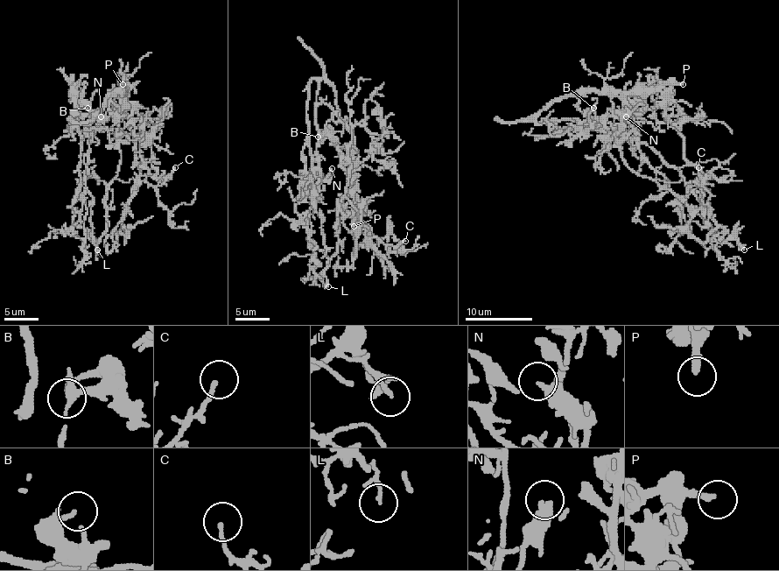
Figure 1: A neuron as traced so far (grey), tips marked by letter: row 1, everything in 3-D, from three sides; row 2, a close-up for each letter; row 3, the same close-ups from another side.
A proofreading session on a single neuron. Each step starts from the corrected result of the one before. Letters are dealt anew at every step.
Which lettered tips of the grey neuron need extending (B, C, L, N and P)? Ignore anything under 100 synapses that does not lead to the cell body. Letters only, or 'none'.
P

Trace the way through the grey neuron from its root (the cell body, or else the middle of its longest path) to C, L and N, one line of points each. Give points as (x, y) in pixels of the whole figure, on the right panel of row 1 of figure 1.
C: (566, 96), (659, 91), (701, 186), (698, 167)
L: (566, 96), (614, 93), (624, 103), (622, 160), (675, 193), (719, 242), (730, 238), (744, 250)
N: (566, 96), (553, 100), (536, 122), (560, 129), (608, 123), (622, 135), (635, 138), (637, 129), (626, 116)

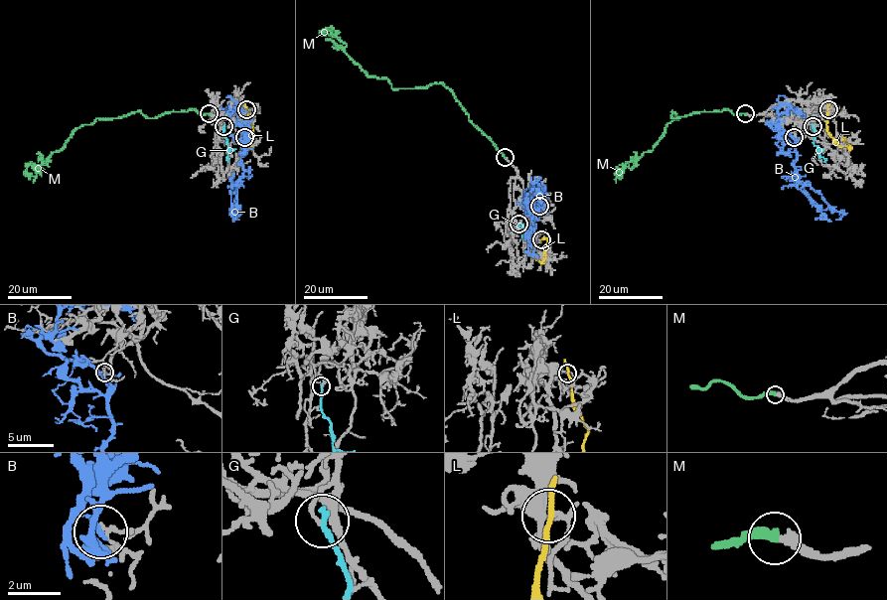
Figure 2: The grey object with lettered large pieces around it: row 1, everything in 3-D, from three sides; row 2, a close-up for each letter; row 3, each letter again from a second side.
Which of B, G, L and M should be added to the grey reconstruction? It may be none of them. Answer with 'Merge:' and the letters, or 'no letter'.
Merge: M

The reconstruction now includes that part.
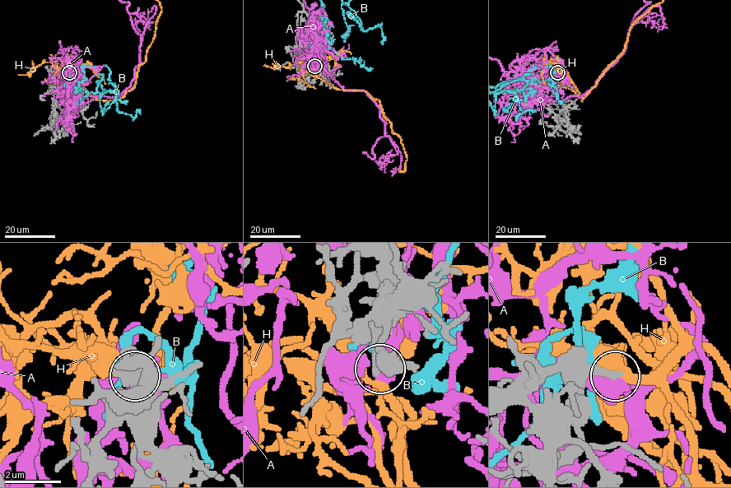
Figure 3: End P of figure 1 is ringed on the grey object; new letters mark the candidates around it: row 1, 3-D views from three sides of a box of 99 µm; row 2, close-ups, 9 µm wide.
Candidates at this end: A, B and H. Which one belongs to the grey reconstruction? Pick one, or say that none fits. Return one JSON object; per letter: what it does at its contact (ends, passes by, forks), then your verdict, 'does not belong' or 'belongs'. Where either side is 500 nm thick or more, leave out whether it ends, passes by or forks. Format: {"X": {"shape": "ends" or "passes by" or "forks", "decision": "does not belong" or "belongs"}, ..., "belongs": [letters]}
{"A": {"shape": "passes by", "decision": "does not belong"}, "B": {"decision": "does not belong"}, "H": {"shape": "passes by", "decision": "belongs"}, "belongs": ["H"]}

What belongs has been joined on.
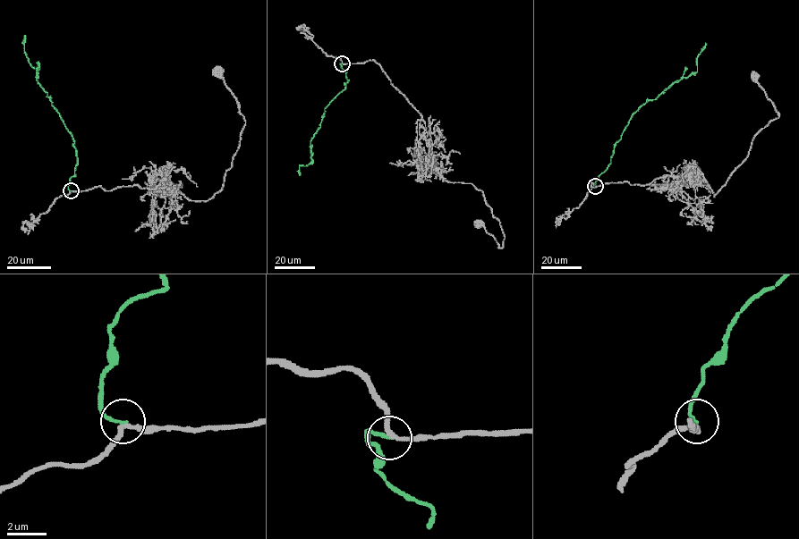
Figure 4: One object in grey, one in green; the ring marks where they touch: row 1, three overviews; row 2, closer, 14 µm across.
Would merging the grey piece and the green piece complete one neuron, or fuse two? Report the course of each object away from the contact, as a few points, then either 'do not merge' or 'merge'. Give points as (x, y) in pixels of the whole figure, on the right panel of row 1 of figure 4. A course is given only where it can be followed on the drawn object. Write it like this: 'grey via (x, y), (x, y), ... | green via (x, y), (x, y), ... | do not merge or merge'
grey via (595, 187), (591, 182), (642, 185), (701, 172), (714, 196), (748, 155), (752, 138), (778, 115), (754, 77) | green via (595, 187), (599, 176), (610, 164), (615, 143), (632, 116), (674, 82), (695, 73), (697, 56), (705, 42) | do not merge

